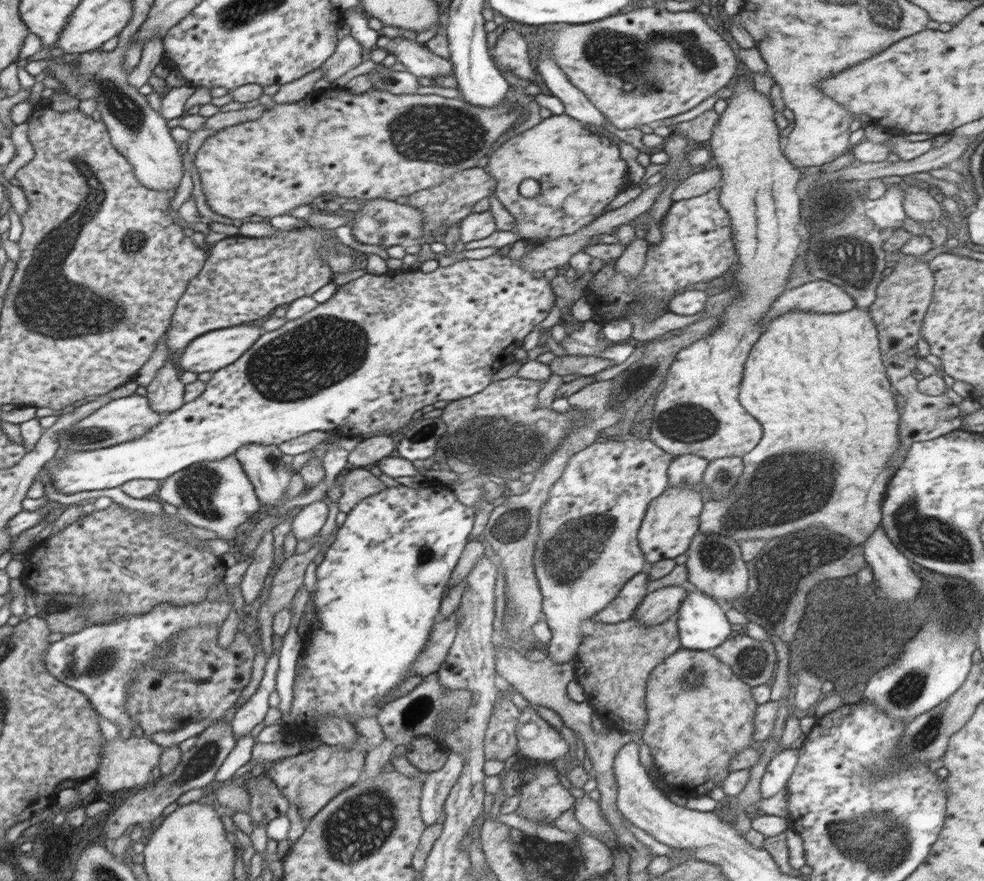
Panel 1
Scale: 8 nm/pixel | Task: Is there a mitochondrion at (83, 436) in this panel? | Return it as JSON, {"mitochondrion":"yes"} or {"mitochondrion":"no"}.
{"mitochondrion":"yes"}

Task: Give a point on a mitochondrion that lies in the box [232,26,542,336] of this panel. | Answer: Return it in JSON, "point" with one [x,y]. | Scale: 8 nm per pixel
{"point":[445,136]}

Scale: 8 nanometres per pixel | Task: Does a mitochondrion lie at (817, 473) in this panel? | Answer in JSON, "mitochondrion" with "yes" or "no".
{"mitochondrion":"yes"}

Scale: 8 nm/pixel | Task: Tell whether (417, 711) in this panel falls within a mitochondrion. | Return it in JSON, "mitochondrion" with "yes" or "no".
{"mitochondrion":"yes"}

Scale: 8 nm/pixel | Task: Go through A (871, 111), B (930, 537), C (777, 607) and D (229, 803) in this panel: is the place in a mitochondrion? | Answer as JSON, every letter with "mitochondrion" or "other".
{"A":"other","B":"mitochondrion","C":"mitochondrion","D":"other"}

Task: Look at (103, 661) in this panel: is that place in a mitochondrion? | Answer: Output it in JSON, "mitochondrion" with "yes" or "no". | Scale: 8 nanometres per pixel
{"mitochondrion":"yes"}

